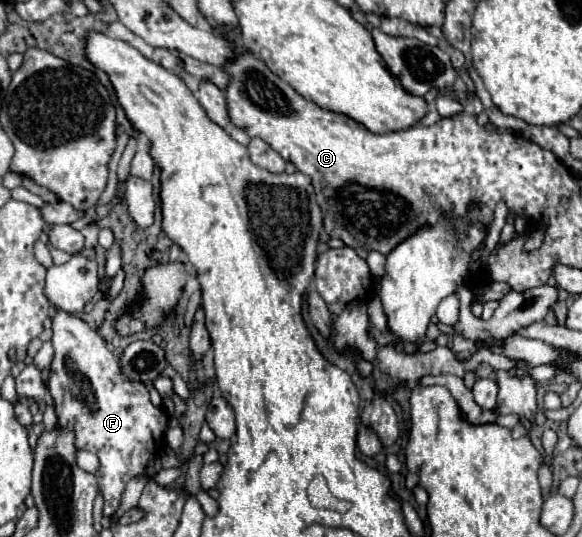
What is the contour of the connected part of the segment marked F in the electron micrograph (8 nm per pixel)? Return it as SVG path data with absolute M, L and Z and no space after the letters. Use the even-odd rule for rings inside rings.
M56 311L52 321L54 359L48 391L56 407L58 427L74 433L74 445L78 449L98 455L100 467L96 479L104 497L102 515L112 517L126 483L136 475L144 475L148 461L156 453L162 455L168 413L152 405L146 385L128 383L122 377L118 359L96 329L90 329L88 323L64 311Z

